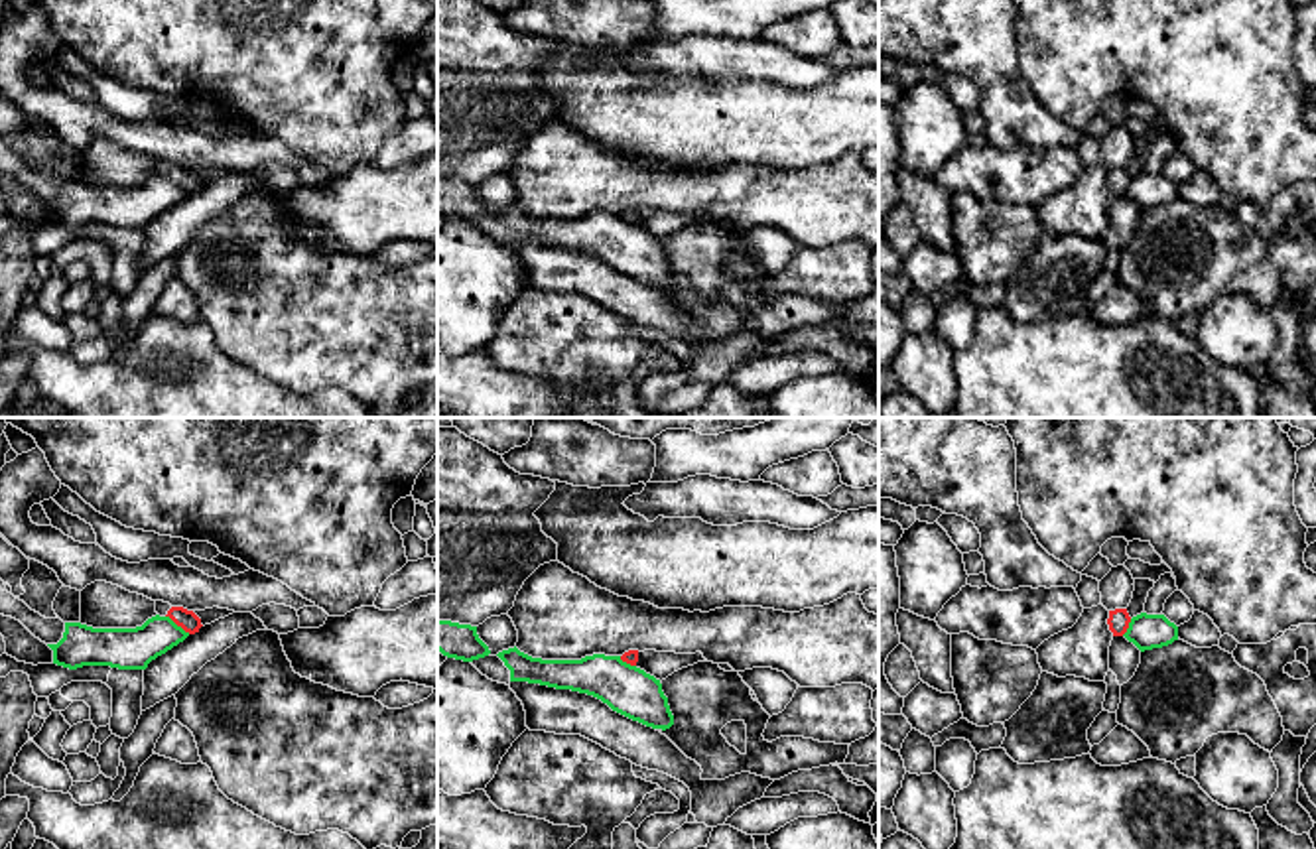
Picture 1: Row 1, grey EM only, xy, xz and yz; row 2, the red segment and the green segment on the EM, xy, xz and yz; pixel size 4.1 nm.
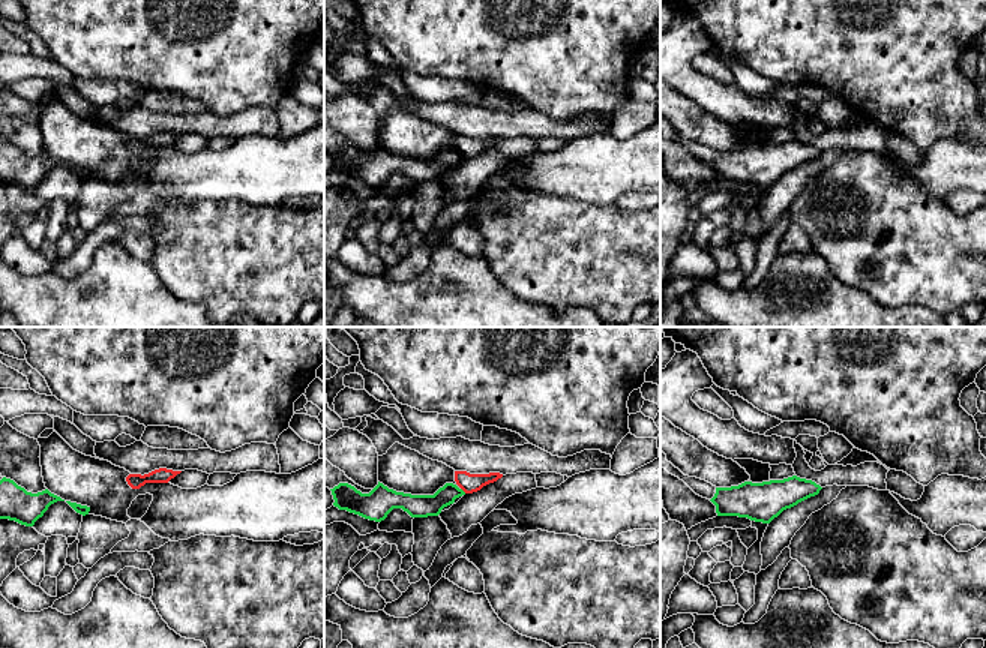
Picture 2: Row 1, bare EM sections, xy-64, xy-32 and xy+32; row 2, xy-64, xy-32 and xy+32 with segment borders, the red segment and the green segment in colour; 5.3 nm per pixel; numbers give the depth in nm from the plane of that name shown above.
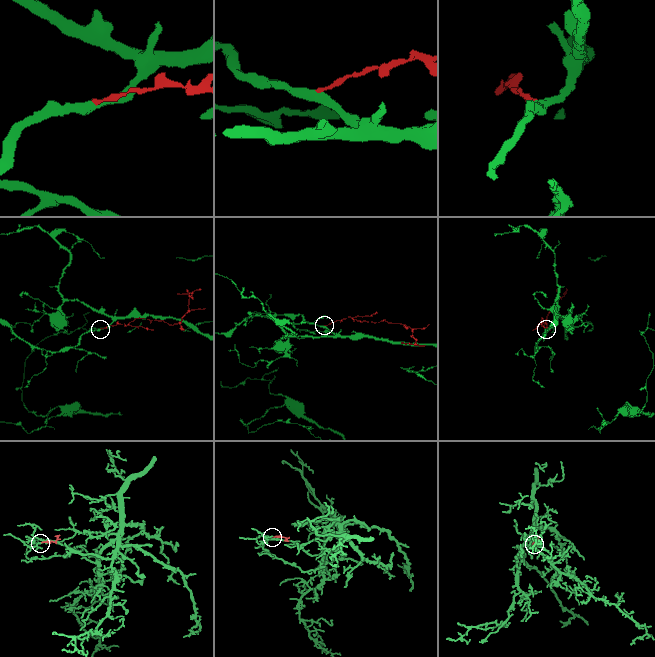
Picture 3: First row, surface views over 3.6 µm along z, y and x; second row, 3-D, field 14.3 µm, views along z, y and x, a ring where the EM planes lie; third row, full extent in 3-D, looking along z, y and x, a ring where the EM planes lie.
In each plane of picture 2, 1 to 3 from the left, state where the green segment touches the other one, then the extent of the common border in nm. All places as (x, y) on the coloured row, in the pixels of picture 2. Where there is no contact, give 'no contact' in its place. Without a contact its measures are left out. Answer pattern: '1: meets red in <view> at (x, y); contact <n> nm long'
1: no contact
2: meets red in xy-32 at (464, 491); contact 40 nm long
3: no contact

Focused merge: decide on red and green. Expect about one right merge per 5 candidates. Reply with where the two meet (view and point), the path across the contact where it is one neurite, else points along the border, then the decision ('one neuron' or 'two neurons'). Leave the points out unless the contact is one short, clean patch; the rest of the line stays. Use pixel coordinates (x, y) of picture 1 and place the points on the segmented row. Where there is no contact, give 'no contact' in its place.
meets red in xy at (178, 625); border along xy (166, 615), (190, 633); two neurons

